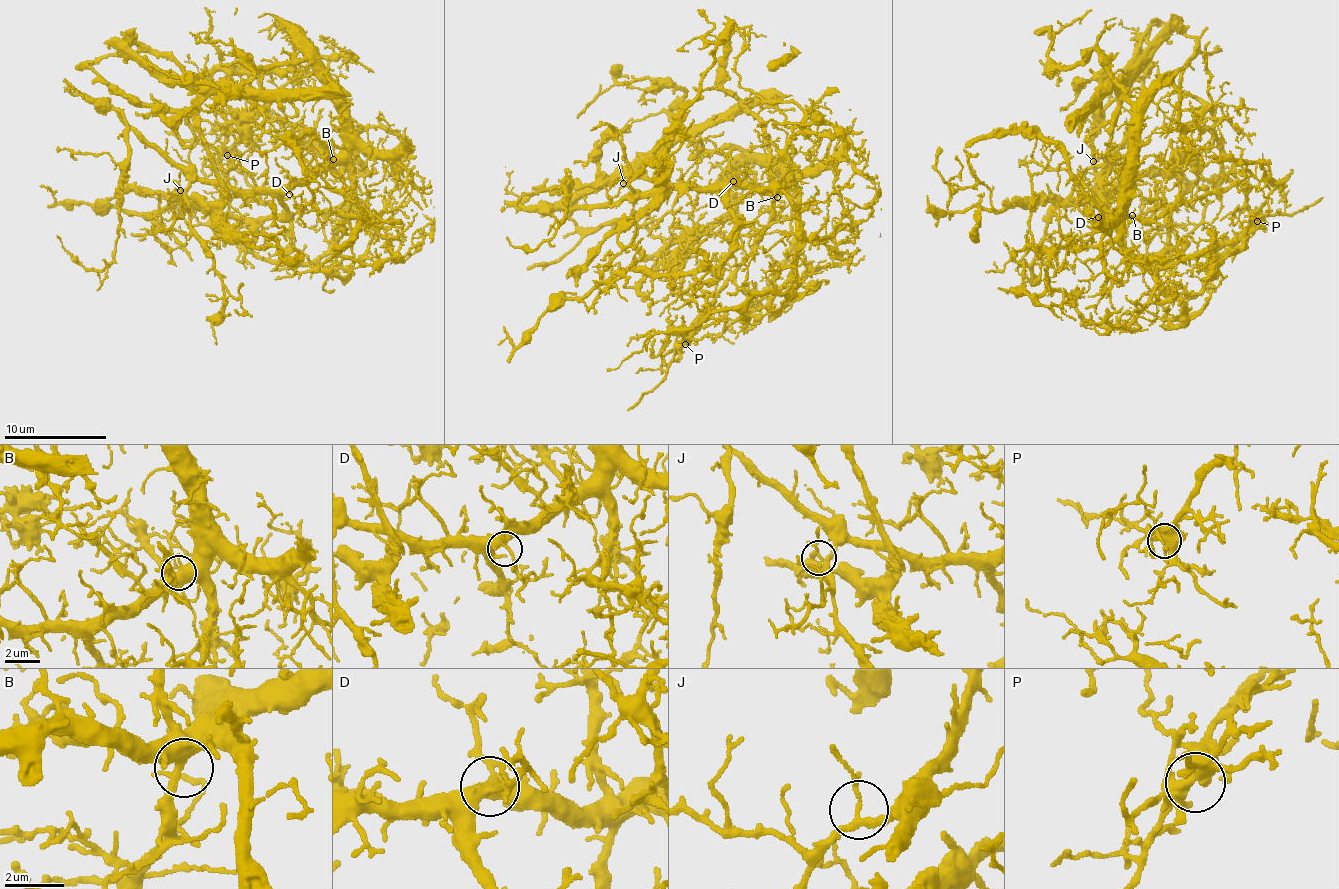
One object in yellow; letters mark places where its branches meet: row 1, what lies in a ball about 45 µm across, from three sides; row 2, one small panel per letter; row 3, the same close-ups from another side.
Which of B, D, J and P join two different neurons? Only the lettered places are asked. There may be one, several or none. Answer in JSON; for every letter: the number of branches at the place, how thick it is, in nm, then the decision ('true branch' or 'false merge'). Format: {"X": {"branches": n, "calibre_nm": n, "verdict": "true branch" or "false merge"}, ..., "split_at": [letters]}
{"B": {"branches": 3, "calibre_nm": 360, "verdict": "true branch"}, "D": {"branches": 3, "calibre_nm": 360, "verdict": "true branch"}, "J": {"branches": 4, "calibre_nm": 190, "verdict": "true branch"}, "P": {"branches": 8, "calibre_nm": 480, "verdict": "true branch"}, "split_at": []}

